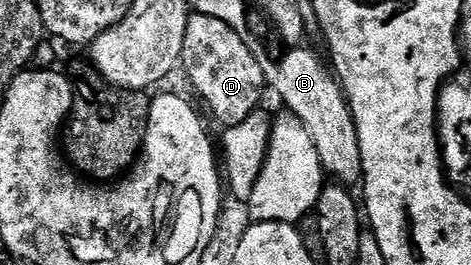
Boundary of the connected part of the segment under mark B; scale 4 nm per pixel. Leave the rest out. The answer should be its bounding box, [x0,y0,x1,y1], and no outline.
[271,49,362,188]

